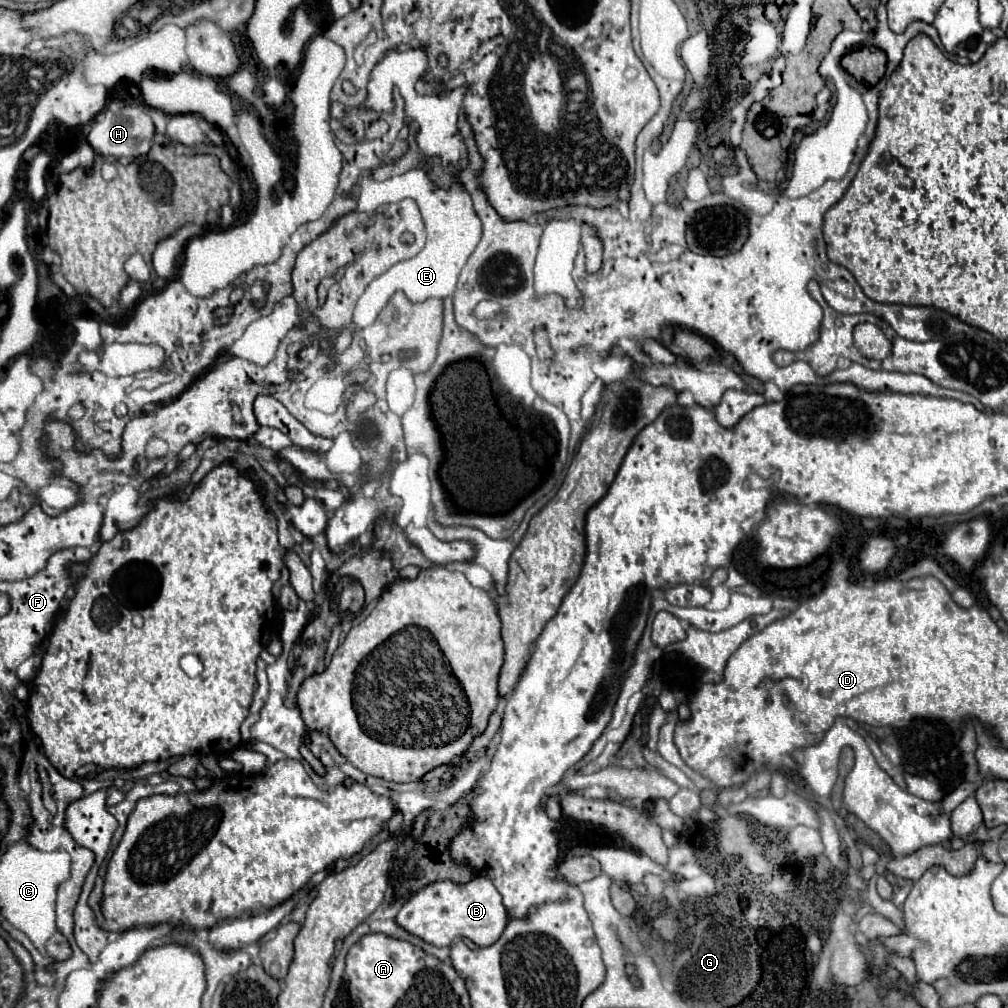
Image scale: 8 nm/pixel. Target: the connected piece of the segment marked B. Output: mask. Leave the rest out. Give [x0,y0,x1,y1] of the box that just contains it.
[396,875,508,947]

